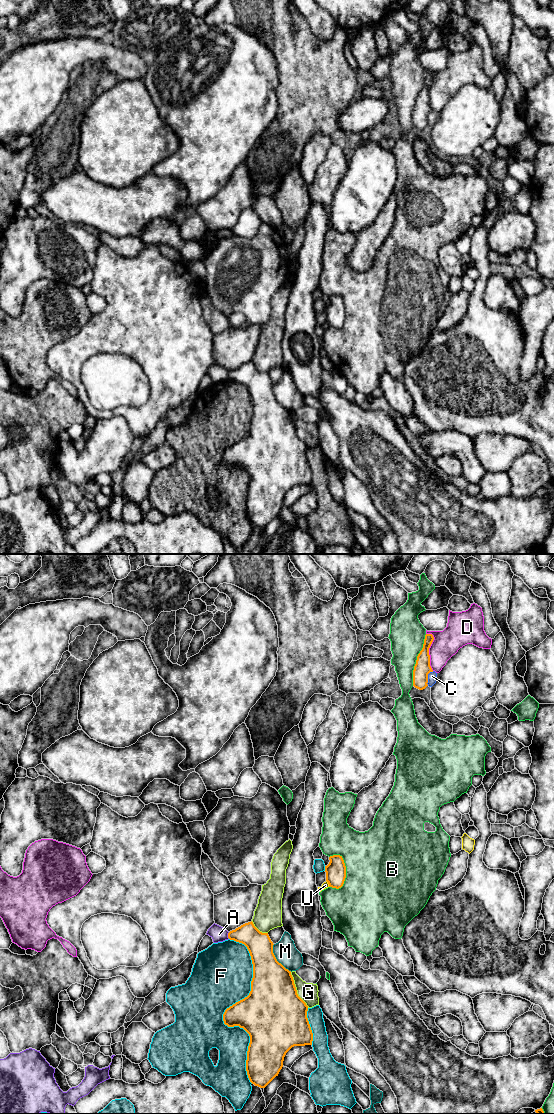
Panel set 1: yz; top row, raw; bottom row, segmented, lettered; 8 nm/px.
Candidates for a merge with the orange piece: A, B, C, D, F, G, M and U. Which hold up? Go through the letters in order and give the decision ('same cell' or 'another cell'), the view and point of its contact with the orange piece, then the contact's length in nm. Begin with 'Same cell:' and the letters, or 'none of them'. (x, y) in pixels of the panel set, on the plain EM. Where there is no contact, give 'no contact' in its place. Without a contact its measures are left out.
Same cell: none of them
A: another cell; contact yz (228, 375); length 60 nm
B: another cell; contact yz (345, 316); length 300 nm
C: another cell; contact yz (427, 117); length 130 nm
D: another cell; contact yz (428, 90); length 300 nm
F: another cell; contact yz (225, 450); length 1200 nm
G: another cell; contact yz (296, 430); length 320 nm
M: another cell; contact yz (276, 399); length 260 nm
U: another cell; contact yz (328, 323); length 60 nm

